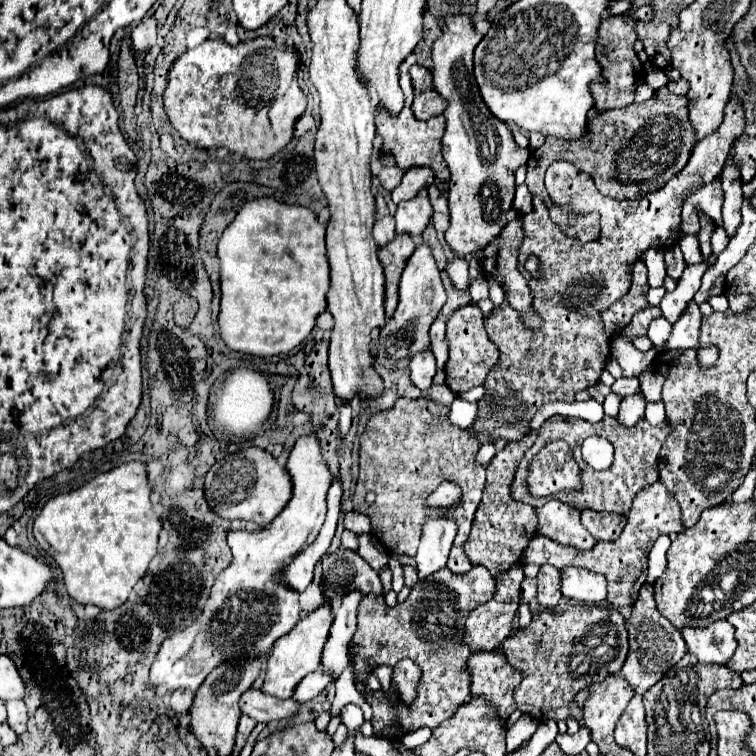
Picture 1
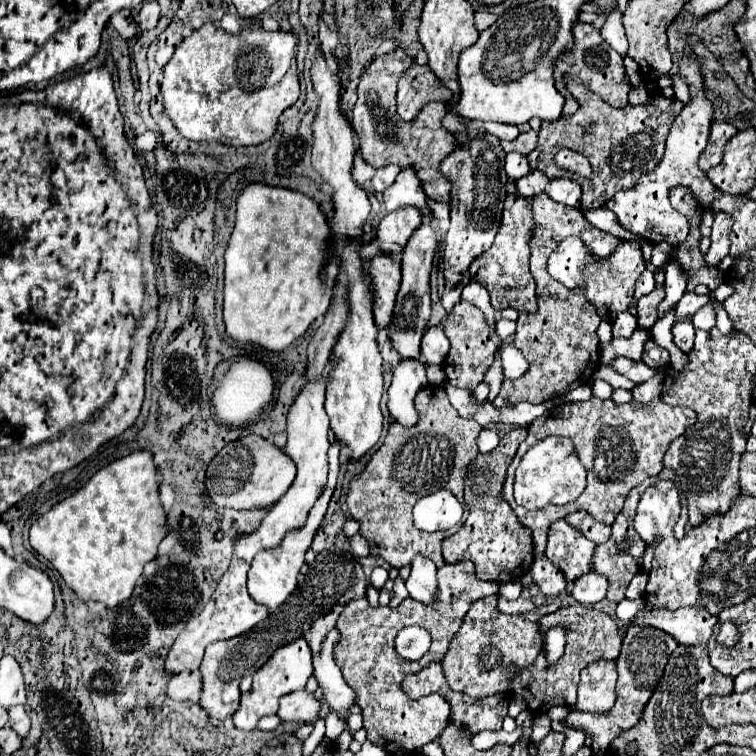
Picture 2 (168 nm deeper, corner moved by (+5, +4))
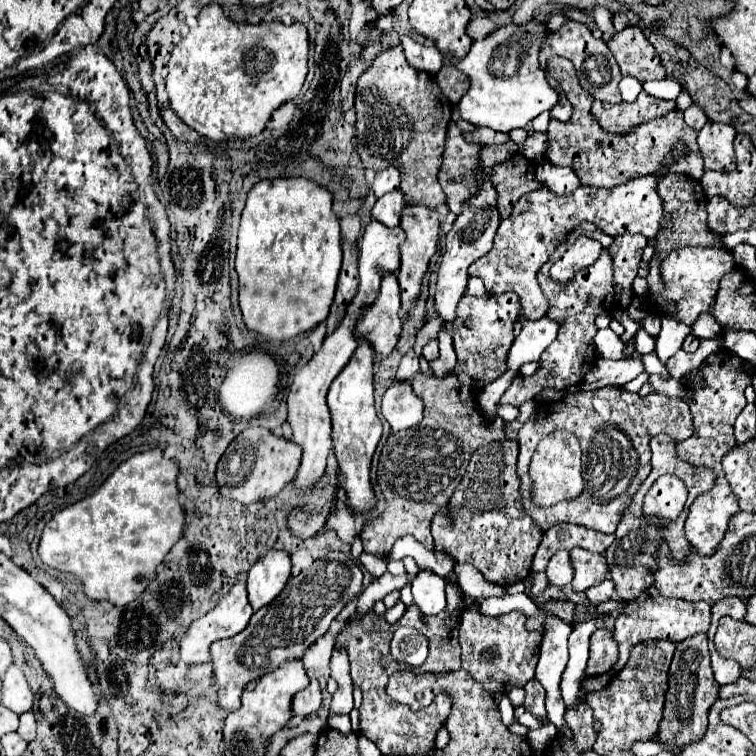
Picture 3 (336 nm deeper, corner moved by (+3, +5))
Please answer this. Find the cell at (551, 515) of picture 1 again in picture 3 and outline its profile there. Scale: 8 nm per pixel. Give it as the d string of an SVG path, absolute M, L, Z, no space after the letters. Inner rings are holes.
M573 547L569 553L575 569L575 577L571 583L575 591L585 591L587 587L601 583L607 577L607 563L603 553L591 553L583 547Z

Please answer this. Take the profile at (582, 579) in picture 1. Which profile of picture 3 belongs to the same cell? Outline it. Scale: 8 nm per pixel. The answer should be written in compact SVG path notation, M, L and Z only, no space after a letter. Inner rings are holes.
M605 579L605 583L599 583L595 587L589 587L585 591L589 603L601 603L601 601L607 601L613 597L613 581L611 579Z

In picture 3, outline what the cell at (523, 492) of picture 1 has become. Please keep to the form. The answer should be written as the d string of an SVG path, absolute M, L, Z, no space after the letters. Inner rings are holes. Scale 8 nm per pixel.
M603 387L601 391L593 393L577 391L559 401L537 405L535 413L519 429L517 441L521 463L529 463L537 443L545 437L545 433L557 429L571 431L581 441L585 489L577 499L557 503L553 507L533 507L533 511L529 511L531 519L543 531L565 521L579 523L601 533L615 533L625 507L629 507L631 497L651 473L649 441L663 433L663 429L669 431L675 441L689 439L693 435L693 419L689 405L683 399L673 399L659 393L639 397L637 393L627 393L619 387Z

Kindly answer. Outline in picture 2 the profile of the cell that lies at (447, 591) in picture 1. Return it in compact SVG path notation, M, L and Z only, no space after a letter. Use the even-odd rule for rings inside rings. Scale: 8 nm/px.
M471 562L445 564L437 570L437 578L439 578L439 592L435 604L431 606L423 606L413 598L405 598L395 610L391 610L389 606L371 608L367 598L357 598L343 608L343 612L335 622L335 628L341 634L335 646L335 662L339 664L349 688L355 688L357 696L355 704L361 708L367 740L383 748L387 754L395 754L397 750L415 754L427 742L437 740L441 736L443 728L449 724L449 712L451 712L449 702L439 694L411 700L401 690L401 680L405 678L405 674L419 672L431 662L441 662L443 656L447 654L451 638L461 628L469 606L483 596L499 592L497 582L483 582L475 576ZM413 624L429 630L433 638L431 650L419 662L401 660L393 648L393 640L399 634L399 630Z

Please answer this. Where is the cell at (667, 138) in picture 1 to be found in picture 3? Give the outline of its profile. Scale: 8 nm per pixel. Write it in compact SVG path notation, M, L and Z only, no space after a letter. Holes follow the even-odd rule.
M551 57L547 63L547 71L549 71L549 75L553 75L559 81L559 85L563 87L563 91L567 93L567 97L573 105L573 117L567 123L549 121L549 131L547 131L549 147L545 151L545 159L551 165L571 167L577 173L581 185L611 189L611 187L627 183L635 177L655 173L661 167L661 159L671 151L673 143L677 139L681 139L687 145L687 153L684 158L677 160L675 165L667 167L667 171L684 174L697 181L701 179L704 174L704 162L697 144L697 131L685 123L681 109L673 109L663 117L641 123L641 125L633 127L629 133L613 135L613 133L601 129L601 125L593 117L591 105L595 99L591 97L589 91L585 91L579 85L577 73L569 59Z

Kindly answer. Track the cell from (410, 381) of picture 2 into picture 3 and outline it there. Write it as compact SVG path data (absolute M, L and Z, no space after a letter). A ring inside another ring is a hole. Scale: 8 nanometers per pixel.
M393 381L383 395L381 413L389 421L391 431L417 425L423 419L423 401L413 393L411 381Z

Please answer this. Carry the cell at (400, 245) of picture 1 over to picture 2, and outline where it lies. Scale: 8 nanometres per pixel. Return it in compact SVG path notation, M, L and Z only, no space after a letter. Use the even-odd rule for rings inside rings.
M377 254L369 264L371 286L375 286L373 316L379 328L387 328L393 318L395 296L399 292L401 264L395 262L389 254Z

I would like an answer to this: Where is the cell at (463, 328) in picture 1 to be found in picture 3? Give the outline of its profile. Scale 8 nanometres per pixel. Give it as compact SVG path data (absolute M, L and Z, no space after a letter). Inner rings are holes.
M465 295L457 305L457 315L451 325L453 347L457 353L457 365L453 369L461 385L467 385L475 391L483 389L487 383L495 381L505 373L507 351L513 343L513 323L521 313L517 295L485 295L469 297Z

